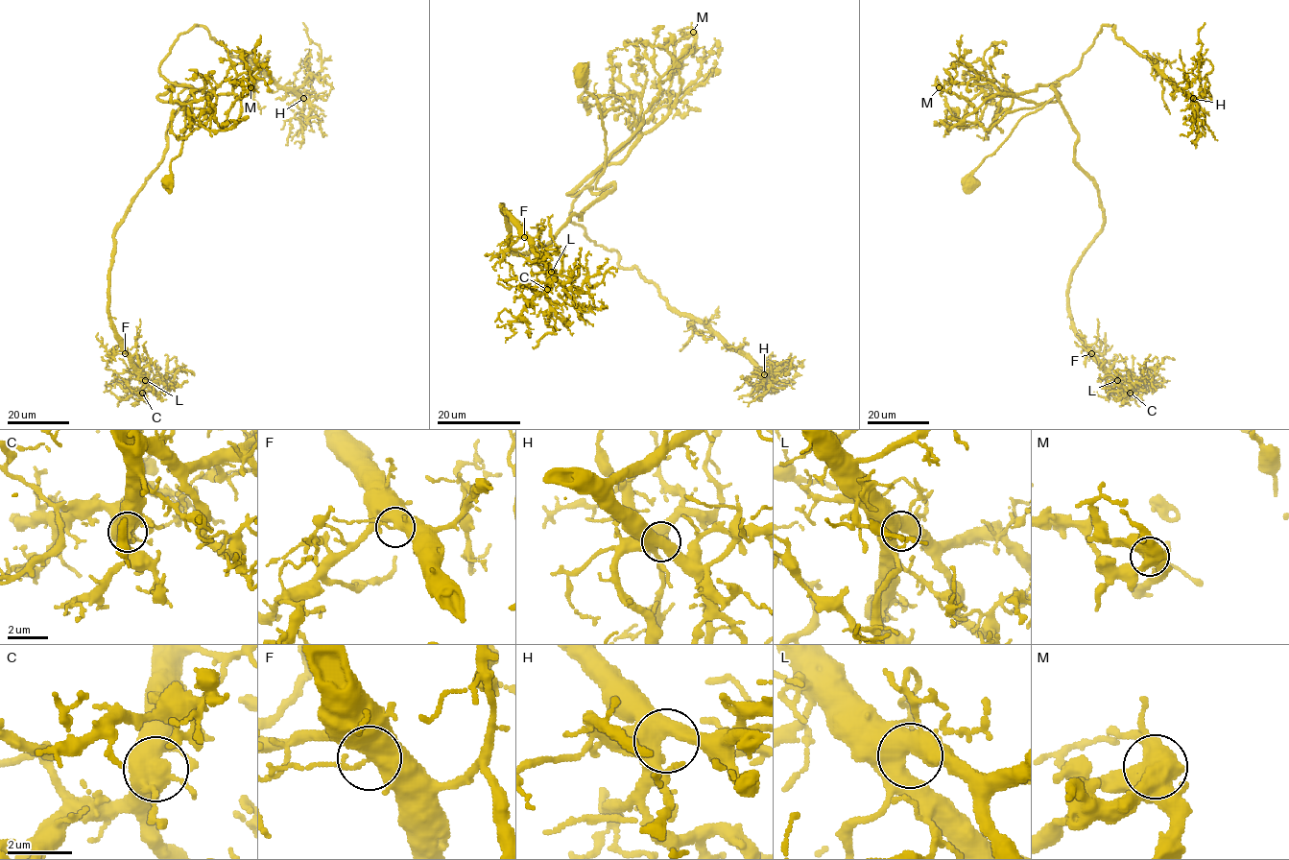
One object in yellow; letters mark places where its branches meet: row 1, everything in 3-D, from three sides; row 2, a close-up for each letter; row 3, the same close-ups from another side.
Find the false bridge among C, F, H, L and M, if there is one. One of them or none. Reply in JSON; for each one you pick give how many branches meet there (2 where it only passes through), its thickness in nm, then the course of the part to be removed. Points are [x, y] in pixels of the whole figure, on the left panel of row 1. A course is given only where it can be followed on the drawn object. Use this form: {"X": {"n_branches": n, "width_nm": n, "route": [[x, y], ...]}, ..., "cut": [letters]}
{"M": {"n_branches": 5, "width_nm": 650, "route": [[250, 87], [209, 94], [172, 84], [159, 66], [202, 26], [298, 88], [322, 69], [302, 22]]}, "cut": ["M"]}

